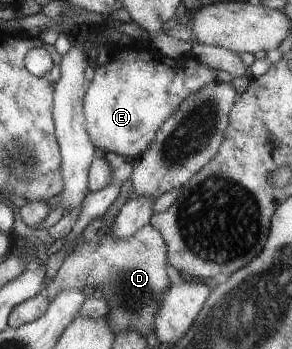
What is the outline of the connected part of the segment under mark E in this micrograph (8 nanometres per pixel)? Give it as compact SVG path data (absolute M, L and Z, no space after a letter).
M119 50L113 58L109 58L110 61L107 64L103 64L102 66L95 66L94 77L87 87L85 96L84 96L84 115L86 118L86 129L90 134L91 142L94 144L95 148L99 148L102 150L104 154L113 154L117 153L122 157L126 157L127 159L133 159L134 161L139 158L144 150L147 150L147 147L153 142L154 136L156 135L157 129L173 114L173 111L180 105L180 102L187 98L193 91L200 89L202 86L209 84L210 82L217 81L215 77L215 72L212 68L209 68L207 65L204 65L202 62L199 62L197 59L191 60L191 56L189 56L189 60L173 60L173 58L161 56L161 60L149 59L147 64L143 64L141 60L125 60L125 52L123 52L123 60L121 60L121 52L123 50Z

